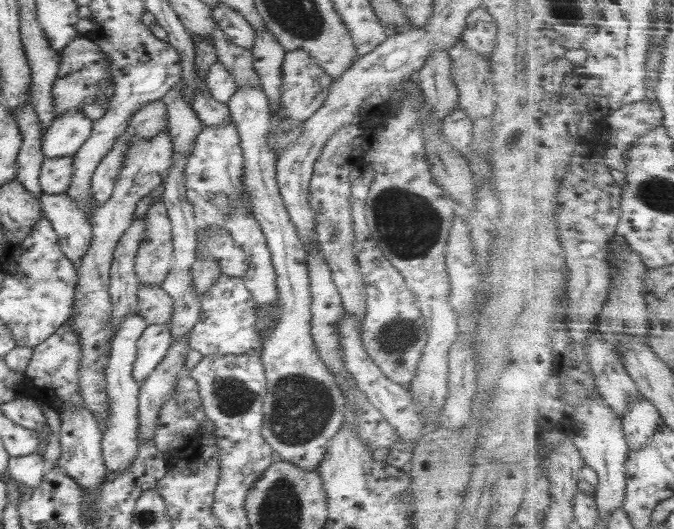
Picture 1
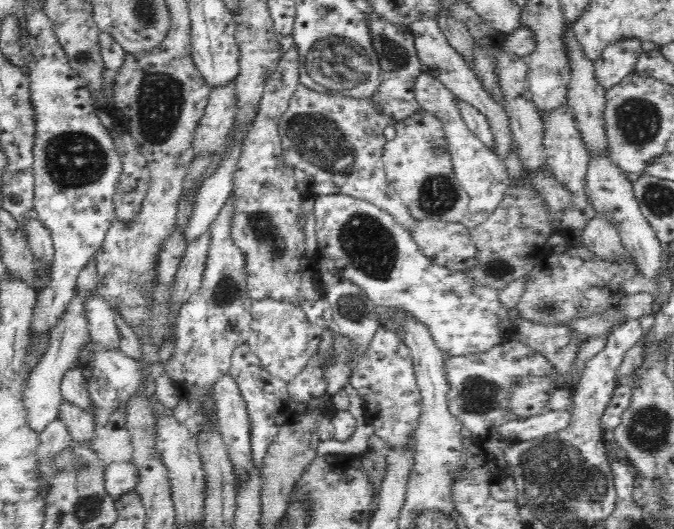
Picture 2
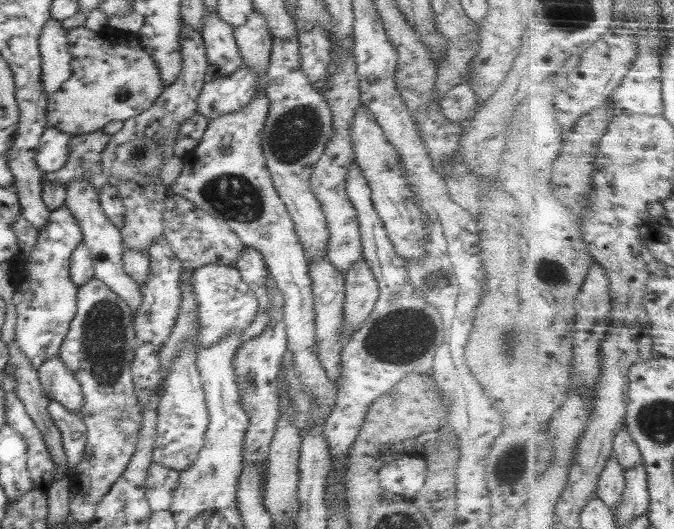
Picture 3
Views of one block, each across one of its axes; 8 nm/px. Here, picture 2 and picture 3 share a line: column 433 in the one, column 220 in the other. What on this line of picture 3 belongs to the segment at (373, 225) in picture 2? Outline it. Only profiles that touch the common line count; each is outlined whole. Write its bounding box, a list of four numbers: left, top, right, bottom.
[191,263,259,347]

